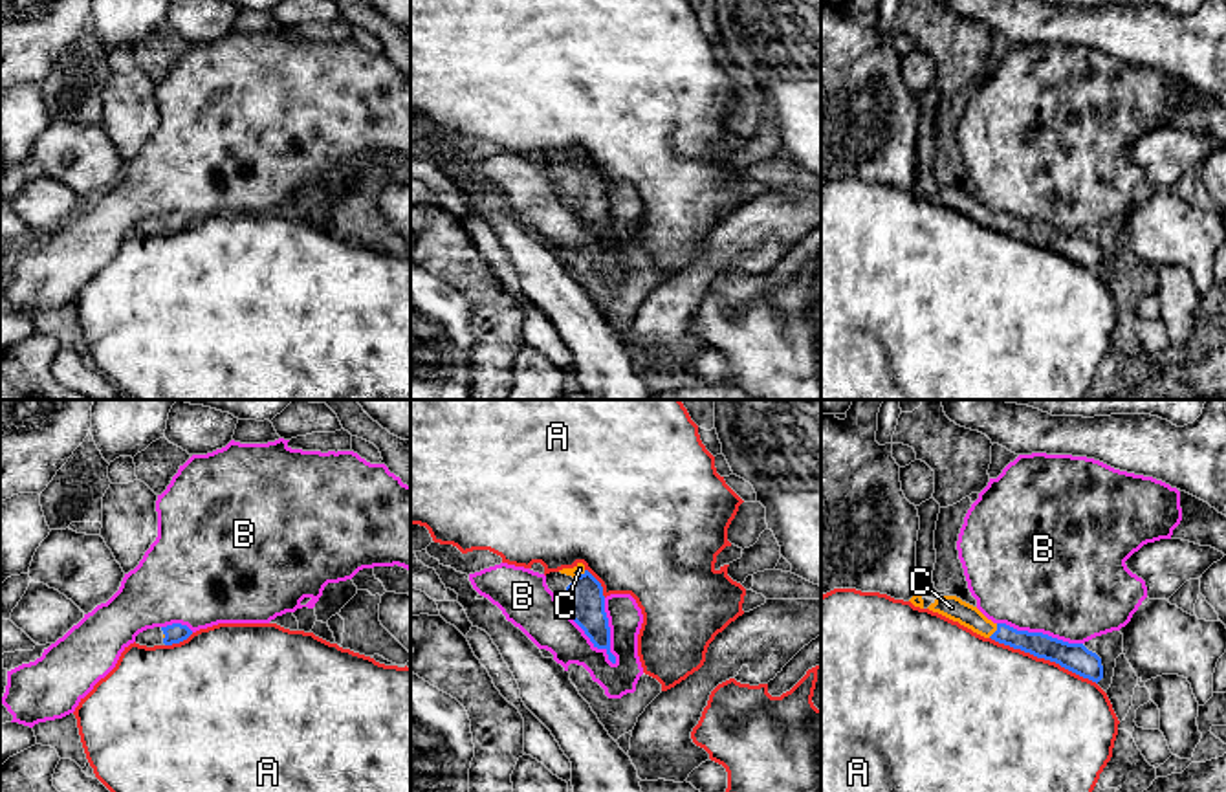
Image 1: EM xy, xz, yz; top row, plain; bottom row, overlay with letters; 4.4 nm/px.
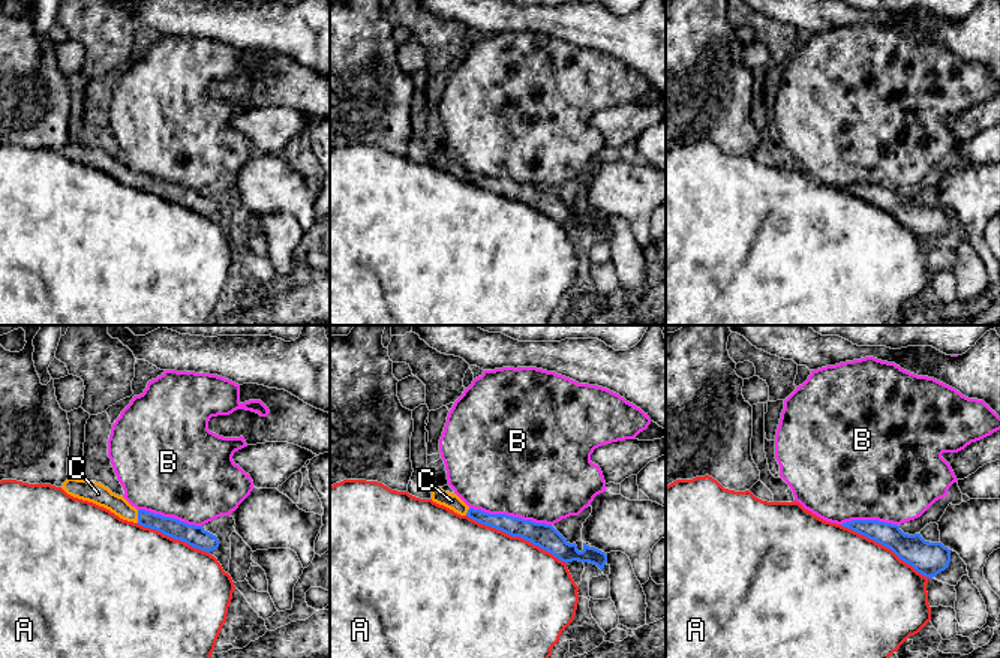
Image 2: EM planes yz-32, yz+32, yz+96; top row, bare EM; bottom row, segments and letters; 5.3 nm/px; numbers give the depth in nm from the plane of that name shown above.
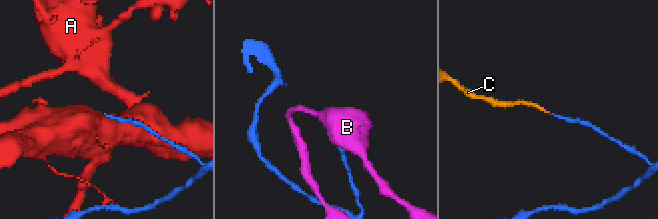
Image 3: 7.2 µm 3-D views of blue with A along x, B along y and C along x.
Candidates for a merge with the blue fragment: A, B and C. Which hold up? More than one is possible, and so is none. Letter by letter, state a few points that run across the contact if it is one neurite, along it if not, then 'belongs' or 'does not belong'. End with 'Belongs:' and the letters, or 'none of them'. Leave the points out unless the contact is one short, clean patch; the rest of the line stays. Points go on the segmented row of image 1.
A: does not belong
B: does not belong
C: yz (1038, 644), (996, 631), (952, 607) | belongs
Belongs: C

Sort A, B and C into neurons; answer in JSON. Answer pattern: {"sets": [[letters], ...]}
{"sets": [["A"], ["B"], ["C"]]}

